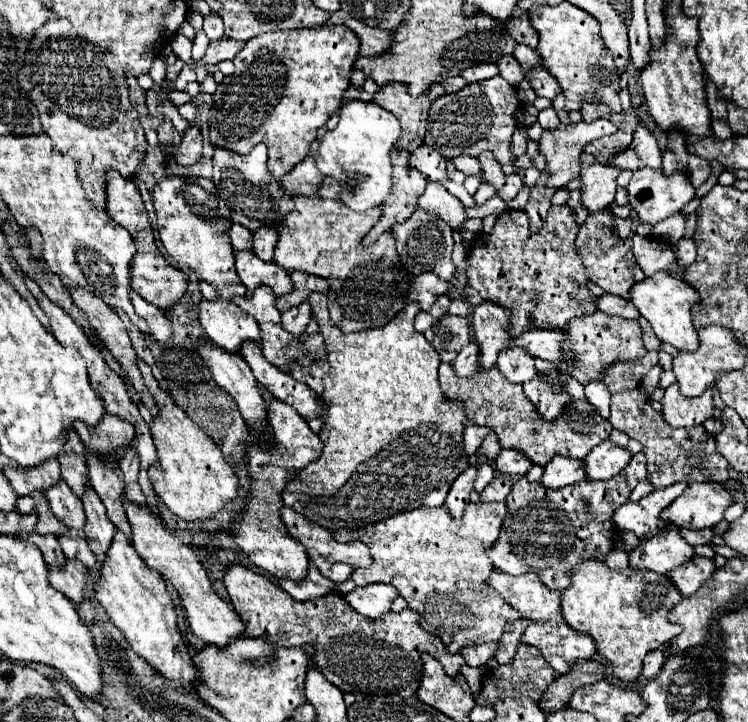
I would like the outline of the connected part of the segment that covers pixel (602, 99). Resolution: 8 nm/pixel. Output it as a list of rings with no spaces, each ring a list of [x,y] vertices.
[[[562,1],[554,7],[532,5],[530,19],[540,35],[536,49],[542,55],[546,71],[552,73],[562,87],[566,95],[566,109],[580,111],[584,103],[606,103],[614,113],[622,113],[618,97],[620,71],[604,47],[604,41],[600,37],[600,21],[568,1]]]

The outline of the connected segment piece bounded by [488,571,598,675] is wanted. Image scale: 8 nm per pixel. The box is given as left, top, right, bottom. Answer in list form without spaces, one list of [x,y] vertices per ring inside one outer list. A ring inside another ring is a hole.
[[[494,571],[488,579],[488,585],[494,587],[514,609],[518,609],[526,619],[532,619],[534,625],[530,625],[524,631],[522,643],[534,645],[540,649],[540,653],[544,655],[544,659],[548,661],[548,665],[558,673],[558,675],[566,675],[570,673],[570,665],[576,665],[576,661],[580,659],[594,659],[598,655],[596,651],[596,643],[588,633],[580,633],[576,629],[572,629],[564,615],[562,615],[562,593],[560,591],[552,591],[548,589],[542,579],[536,573],[526,573],[526,575],[506,575],[500,571]]]

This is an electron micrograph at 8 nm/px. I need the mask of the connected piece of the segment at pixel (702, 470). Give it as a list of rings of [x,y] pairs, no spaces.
[[[626,389],[612,395],[610,423],[622,433],[626,433],[630,439],[636,439],[644,445],[644,455],[648,459],[648,479],[654,483],[654,489],[672,485],[676,481],[688,481],[688,483],[692,481],[726,483],[728,481],[728,461],[724,461],[724,457],[716,449],[714,435],[706,435],[706,431],[700,428],[703,425],[686,428],[686,431],[670,427],[664,421],[662,413],[650,407],[648,397],[644,397],[640,389]]]

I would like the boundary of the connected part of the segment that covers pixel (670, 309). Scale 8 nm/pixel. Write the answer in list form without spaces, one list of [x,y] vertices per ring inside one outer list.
[[[656,273],[656,277],[646,277],[644,281],[636,283],[630,291],[630,301],[638,307],[642,317],[648,319],[652,325],[656,337],[662,343],[668,343],[676,347],[678,351],[696,351],[698,349],[698,333],[692,323],[692,311],[694,307],[700,305],[700,295],[692,285],[666,275],[666,273]]]

